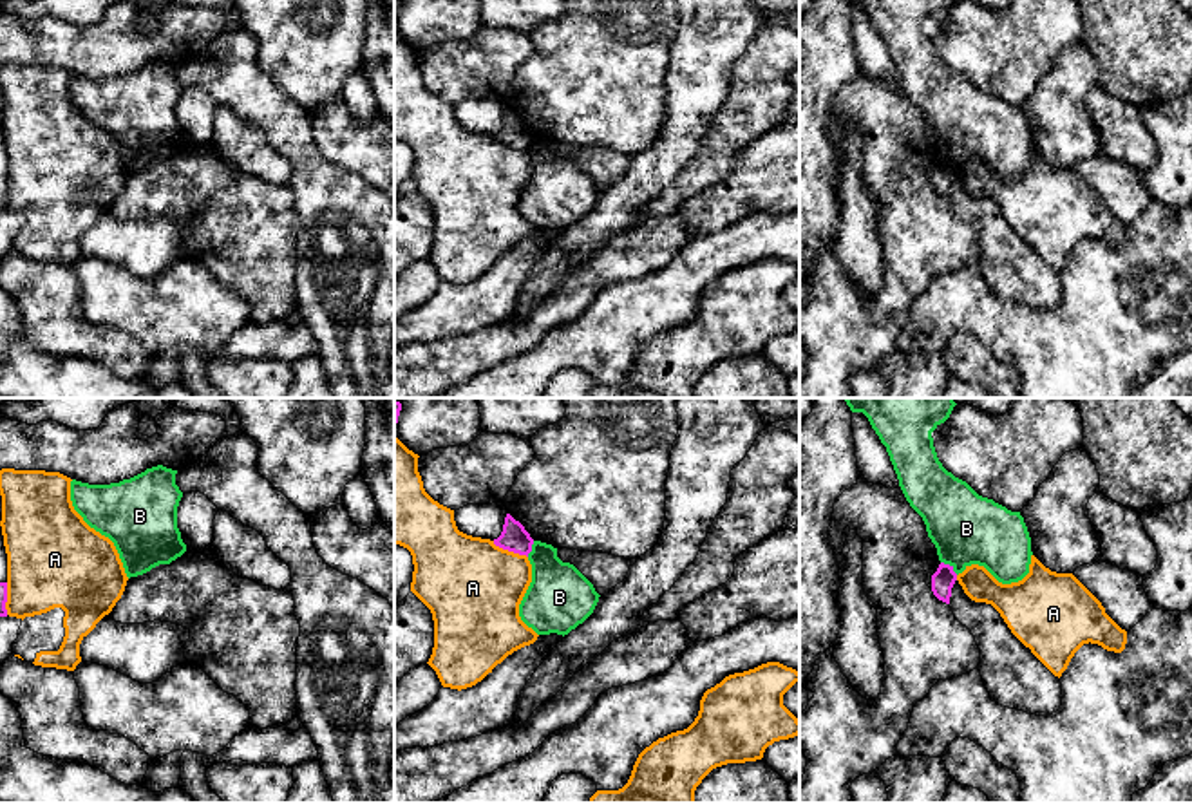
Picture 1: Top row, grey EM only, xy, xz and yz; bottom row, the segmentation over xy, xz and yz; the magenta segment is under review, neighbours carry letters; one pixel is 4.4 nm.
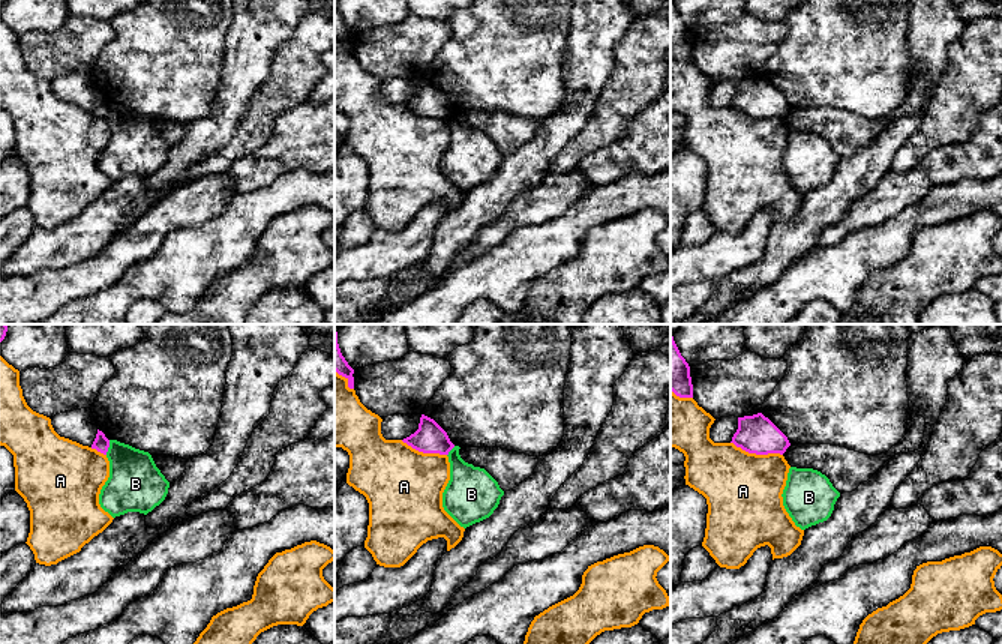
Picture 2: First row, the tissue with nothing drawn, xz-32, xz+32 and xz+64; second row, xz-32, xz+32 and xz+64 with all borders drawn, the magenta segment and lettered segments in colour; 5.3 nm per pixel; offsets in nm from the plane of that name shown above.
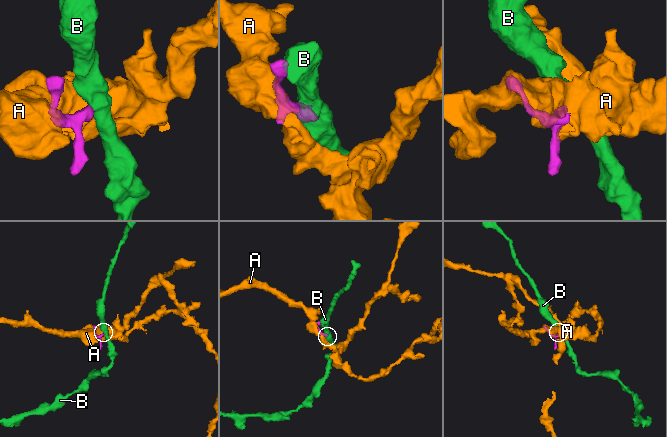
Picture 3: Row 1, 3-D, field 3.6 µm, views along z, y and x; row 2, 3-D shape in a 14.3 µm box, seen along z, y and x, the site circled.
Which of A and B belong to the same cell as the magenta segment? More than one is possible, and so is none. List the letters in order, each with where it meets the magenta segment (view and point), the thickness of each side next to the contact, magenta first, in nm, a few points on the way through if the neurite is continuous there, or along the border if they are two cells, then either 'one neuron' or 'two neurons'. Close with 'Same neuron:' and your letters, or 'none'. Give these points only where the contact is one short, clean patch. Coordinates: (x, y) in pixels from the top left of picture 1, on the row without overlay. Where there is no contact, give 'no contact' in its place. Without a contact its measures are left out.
A: xz (510, 145) | 120/420 nm | two neurons
B: yz (950, 161) | 100/320 nm | along yz (941, 156), (957, 169) | two neurons
Same neuron: none

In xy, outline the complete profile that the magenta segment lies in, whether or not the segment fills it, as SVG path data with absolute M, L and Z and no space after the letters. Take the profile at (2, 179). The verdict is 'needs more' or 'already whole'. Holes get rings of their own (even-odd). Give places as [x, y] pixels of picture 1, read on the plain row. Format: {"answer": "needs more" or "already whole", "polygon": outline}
{"answer": "needs more", "polygon": "M0 121L0 212L7 212L5 197L7 197L7 148Z"}

